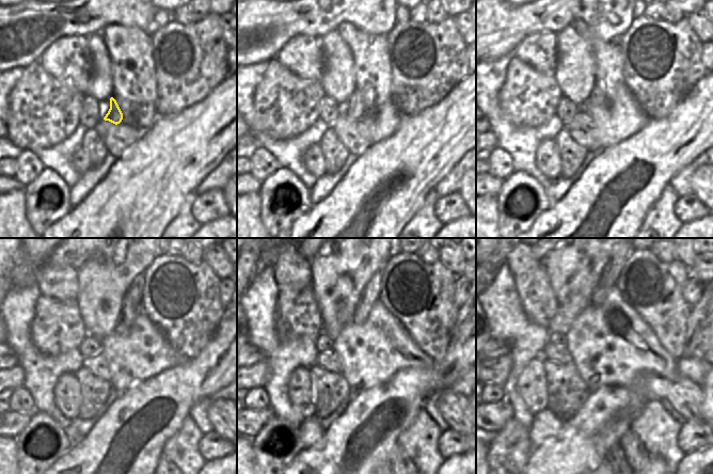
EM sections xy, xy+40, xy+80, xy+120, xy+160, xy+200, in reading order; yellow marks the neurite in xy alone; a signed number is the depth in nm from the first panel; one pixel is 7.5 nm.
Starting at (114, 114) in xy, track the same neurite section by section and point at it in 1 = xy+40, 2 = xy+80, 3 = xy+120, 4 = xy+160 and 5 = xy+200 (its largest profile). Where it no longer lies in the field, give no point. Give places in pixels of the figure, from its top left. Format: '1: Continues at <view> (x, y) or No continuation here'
1: Continues at xy+40 (357, 110)
2: Continues at xy+80 (598, 97)
3: Continues at xy+120 (132, 298)
4: Continues at xy+160 (371, 293)
5: Continues at xy+200 (614, 268)

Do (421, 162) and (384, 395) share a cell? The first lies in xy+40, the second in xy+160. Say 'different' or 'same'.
same

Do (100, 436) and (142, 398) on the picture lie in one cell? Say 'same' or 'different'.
same

